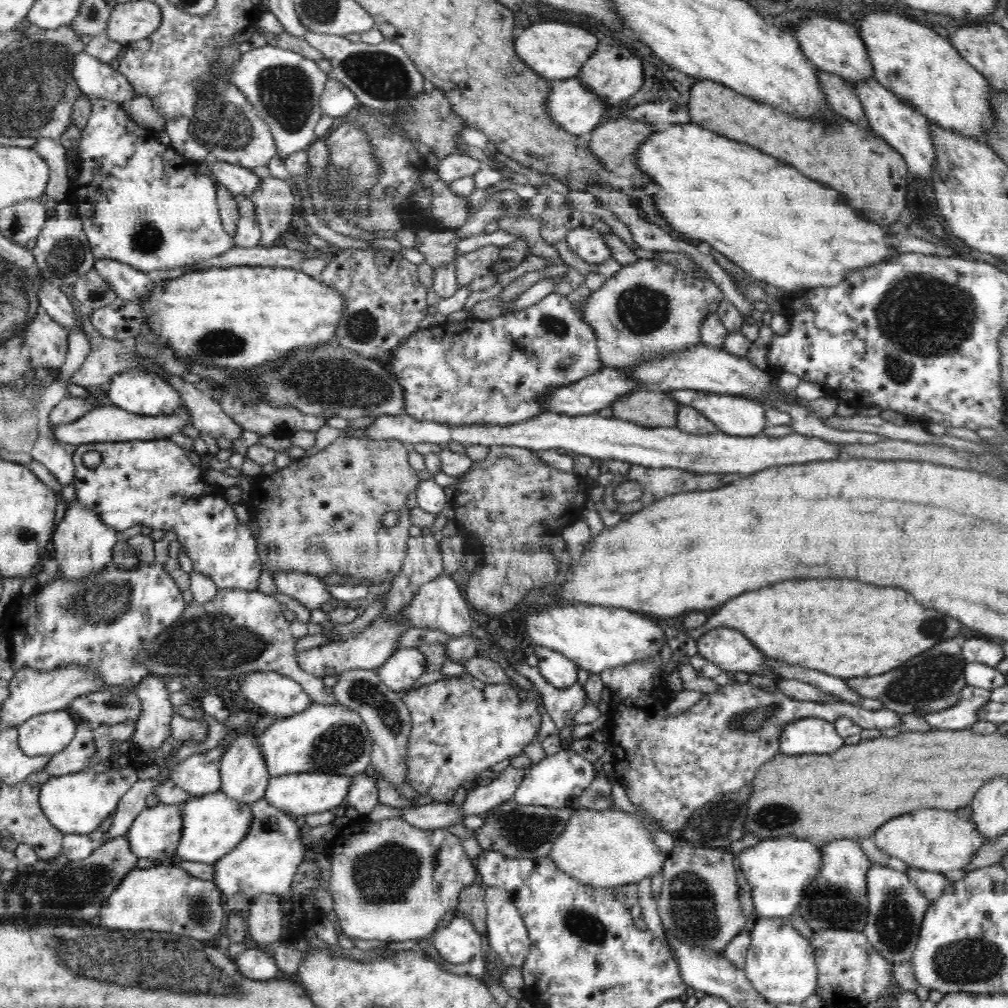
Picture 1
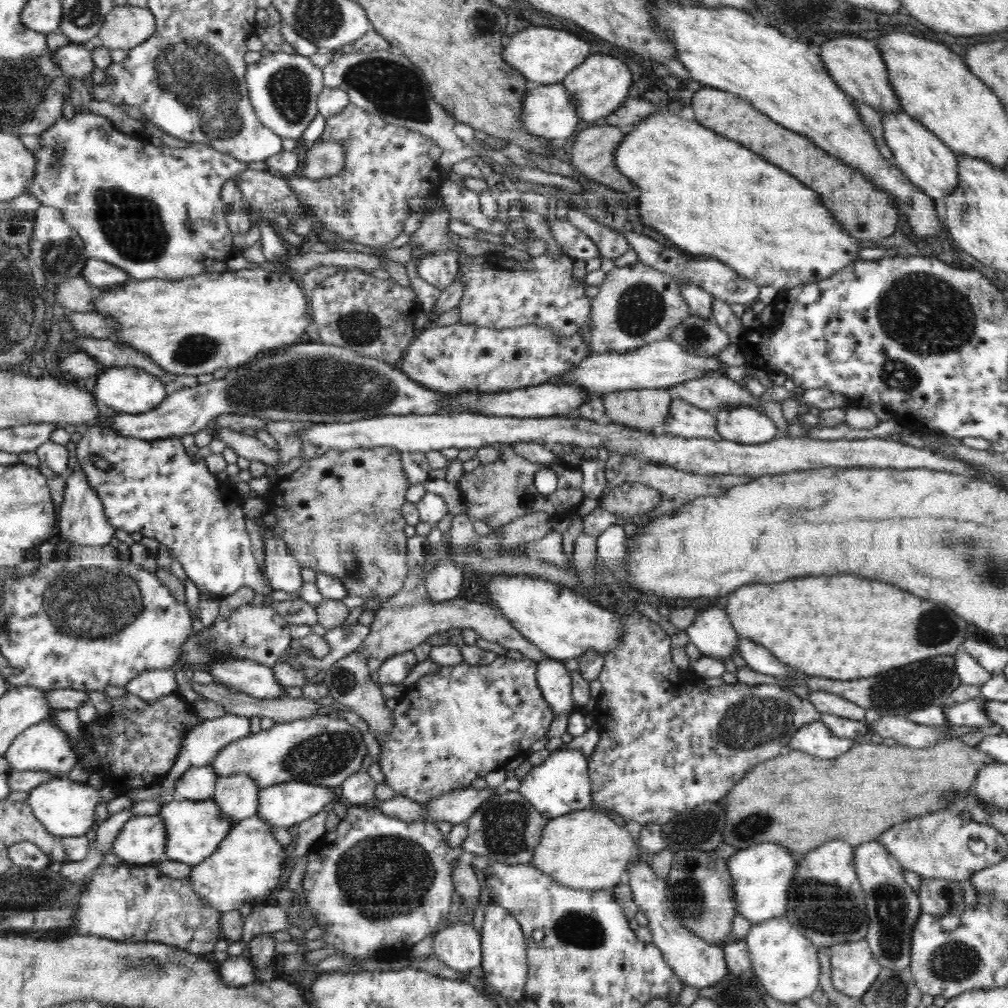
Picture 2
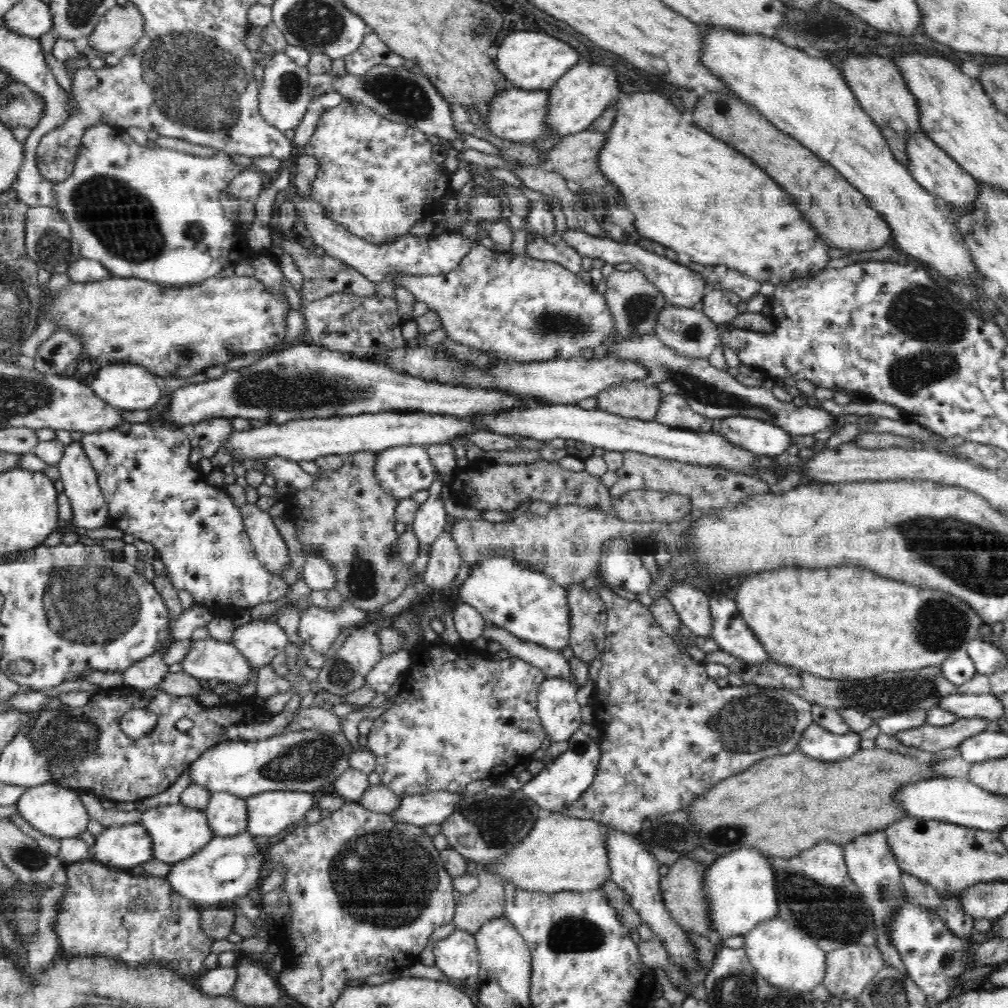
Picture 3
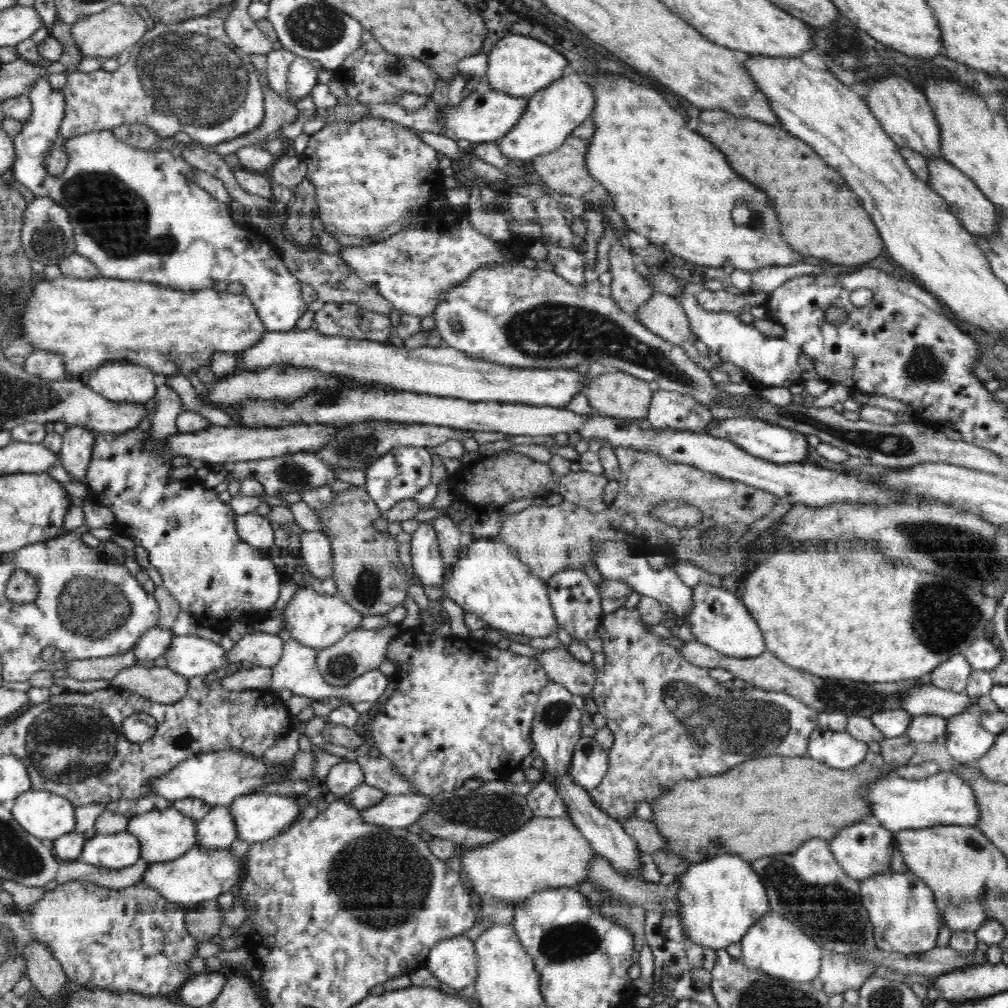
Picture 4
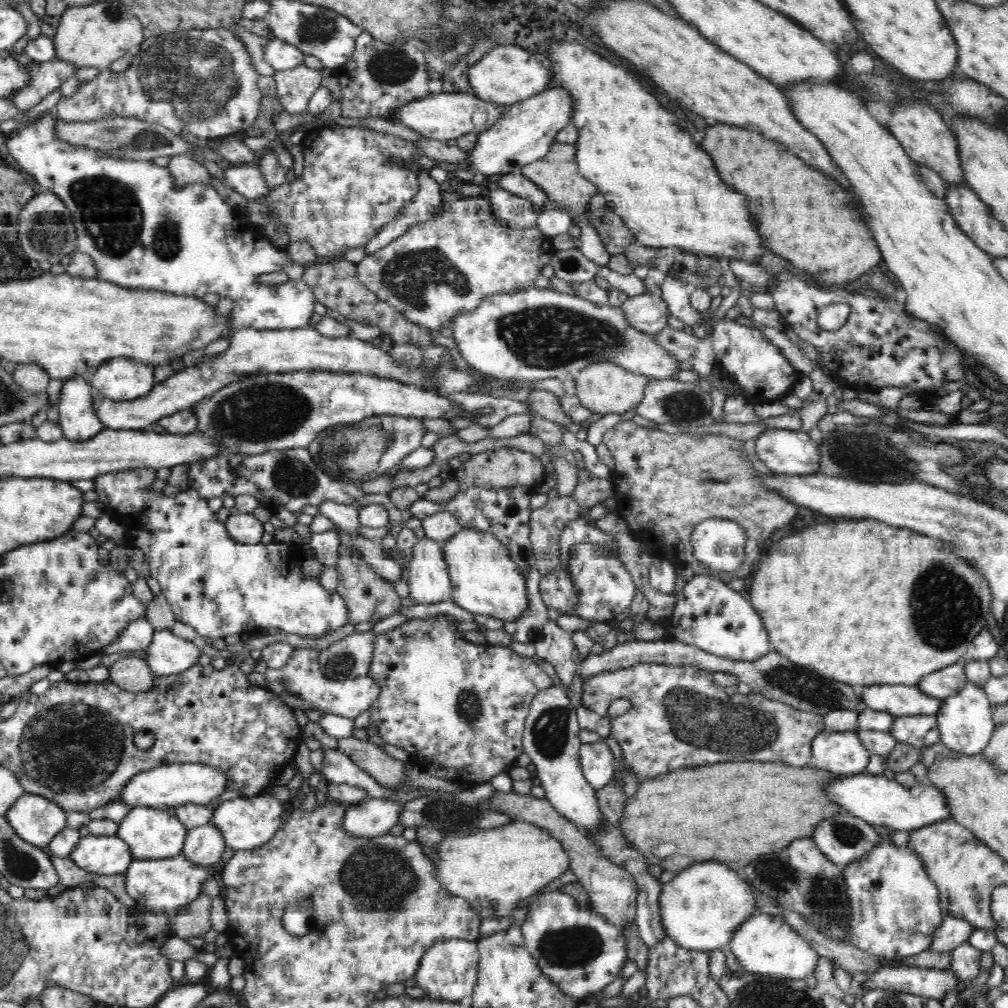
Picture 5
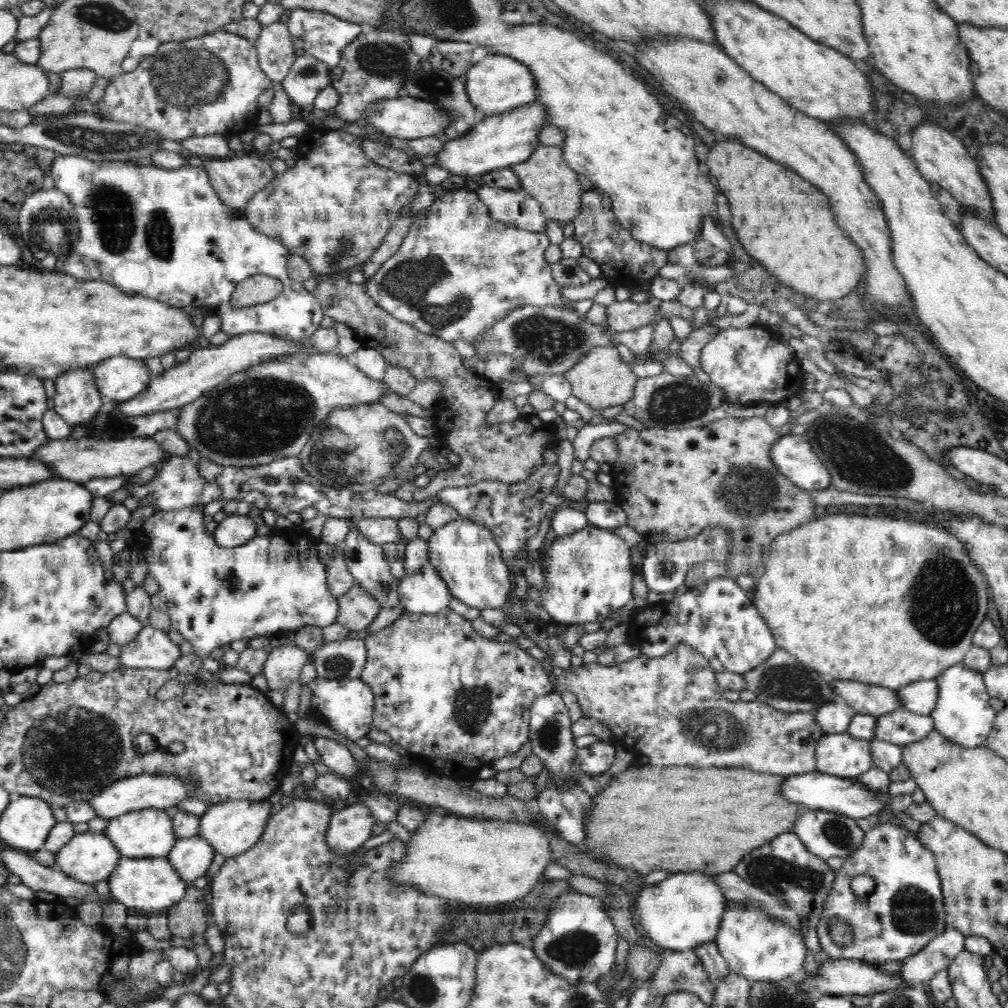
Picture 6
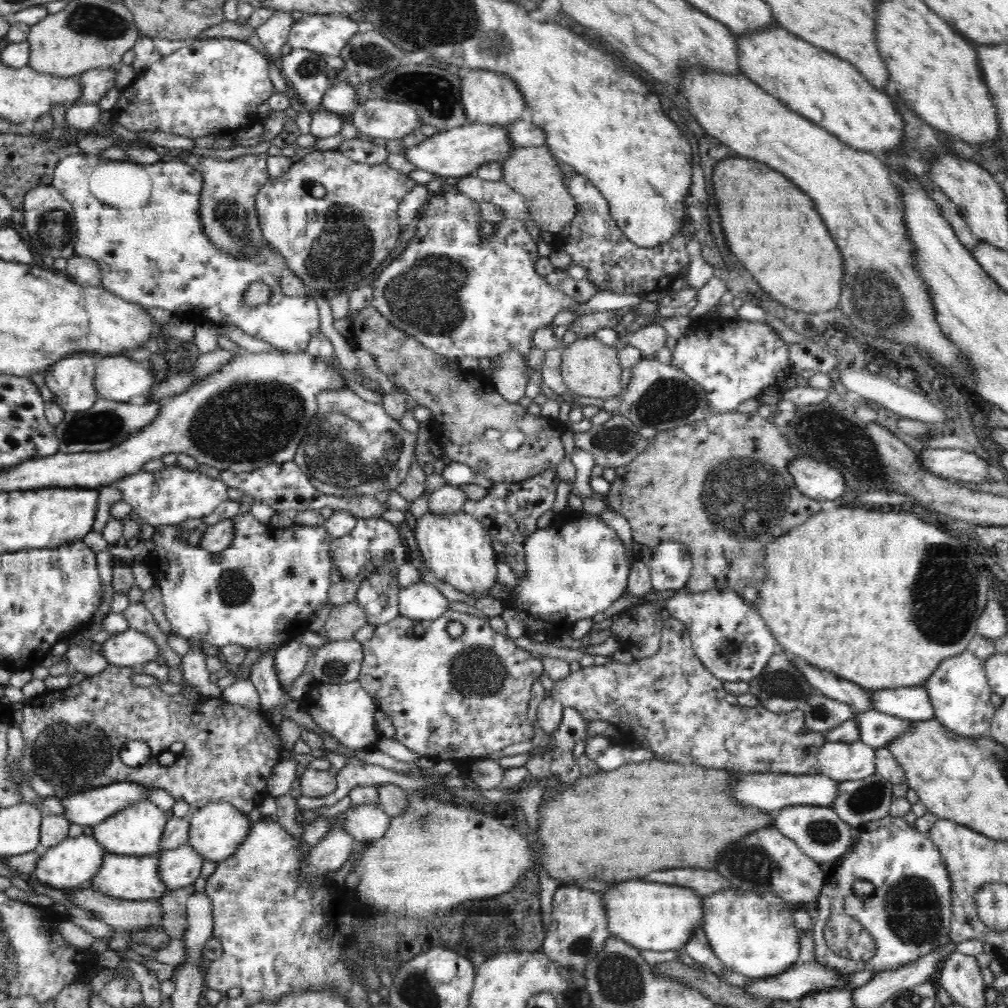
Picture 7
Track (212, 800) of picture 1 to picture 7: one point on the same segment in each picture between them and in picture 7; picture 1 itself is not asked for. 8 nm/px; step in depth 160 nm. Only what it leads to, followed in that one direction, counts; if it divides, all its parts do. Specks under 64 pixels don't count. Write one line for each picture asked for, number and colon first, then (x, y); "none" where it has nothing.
2: (195, 828)
3: (177, 831)
4: (164, 835)
5: (151, 833)
6: (146, 833)
7: (136, 830)

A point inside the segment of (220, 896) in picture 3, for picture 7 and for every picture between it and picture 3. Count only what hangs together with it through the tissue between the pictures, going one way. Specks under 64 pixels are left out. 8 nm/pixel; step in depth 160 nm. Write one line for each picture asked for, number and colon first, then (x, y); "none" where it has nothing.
4: (198, 877)
5: (167, 884)
6: (150, 884)
7: (129, 877)

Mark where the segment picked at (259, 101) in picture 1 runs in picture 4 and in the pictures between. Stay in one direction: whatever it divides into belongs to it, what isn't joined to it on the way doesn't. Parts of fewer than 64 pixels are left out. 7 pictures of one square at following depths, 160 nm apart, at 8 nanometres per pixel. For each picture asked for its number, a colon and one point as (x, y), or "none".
2: (284, 88)
3: (284, 93)
4: (278, 61)

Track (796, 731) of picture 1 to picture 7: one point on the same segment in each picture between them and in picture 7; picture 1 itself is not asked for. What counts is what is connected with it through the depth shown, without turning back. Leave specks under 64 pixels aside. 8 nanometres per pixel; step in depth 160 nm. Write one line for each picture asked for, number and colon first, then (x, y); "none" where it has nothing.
2: (815, 738)
3: (817, 742)
4: (841, 750)
5: (842, 753)
6: (839, 754)
7: (841, 761)

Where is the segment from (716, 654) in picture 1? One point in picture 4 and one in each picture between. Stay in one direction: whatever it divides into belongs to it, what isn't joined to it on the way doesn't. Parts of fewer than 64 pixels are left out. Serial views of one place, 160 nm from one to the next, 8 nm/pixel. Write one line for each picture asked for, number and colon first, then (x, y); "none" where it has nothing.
2: (713, 634)
3: (692, 605)
4: (665, 585)

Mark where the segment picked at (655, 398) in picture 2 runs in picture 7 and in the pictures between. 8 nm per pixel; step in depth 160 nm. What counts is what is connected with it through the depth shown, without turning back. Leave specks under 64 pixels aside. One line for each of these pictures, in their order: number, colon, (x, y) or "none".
3: (640, 400)
4: (616, 393)
5: (604, 387)
6: (600, 379)
7: (589, 367)

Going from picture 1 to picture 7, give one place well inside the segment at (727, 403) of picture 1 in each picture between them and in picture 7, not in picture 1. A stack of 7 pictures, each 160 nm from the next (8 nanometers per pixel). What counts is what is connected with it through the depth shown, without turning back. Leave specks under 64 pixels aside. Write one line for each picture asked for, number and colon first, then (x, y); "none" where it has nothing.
2: (744, 424)
3: (761, 438)
4: (774, 443)
5: (783, 451)
6: (792, 454)
7: (817, 480)

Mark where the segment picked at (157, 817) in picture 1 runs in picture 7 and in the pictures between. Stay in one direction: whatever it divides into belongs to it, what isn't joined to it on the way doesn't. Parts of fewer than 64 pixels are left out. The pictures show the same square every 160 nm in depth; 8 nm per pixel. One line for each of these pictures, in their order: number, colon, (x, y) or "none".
2: (142, 840)
3: (126, 847)
4: (122, 849)
5: (103, 855)
6: (88, 857)
7: (71, 862)

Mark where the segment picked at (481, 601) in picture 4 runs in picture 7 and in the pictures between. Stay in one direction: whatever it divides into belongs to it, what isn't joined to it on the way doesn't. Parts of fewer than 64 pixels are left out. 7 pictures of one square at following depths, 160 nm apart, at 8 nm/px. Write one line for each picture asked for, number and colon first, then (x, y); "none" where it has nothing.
5: (485, 580)
6: (465, 554)
7: (456, 547)

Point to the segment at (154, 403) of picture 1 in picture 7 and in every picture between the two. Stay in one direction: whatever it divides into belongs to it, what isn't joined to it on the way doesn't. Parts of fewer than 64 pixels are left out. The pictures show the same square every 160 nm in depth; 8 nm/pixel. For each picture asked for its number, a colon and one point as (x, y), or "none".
2: (131, 390)
3: (128, 387)
4: (120, 381)
5: (120, 379)
6: (120, 378)
7: (118, 378)

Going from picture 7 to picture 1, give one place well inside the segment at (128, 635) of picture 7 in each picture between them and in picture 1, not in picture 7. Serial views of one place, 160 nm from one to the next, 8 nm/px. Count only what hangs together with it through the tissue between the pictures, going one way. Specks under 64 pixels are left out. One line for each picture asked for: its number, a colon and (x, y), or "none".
1: (275, 694)
2: (253, 679)
3: (208, 659)
4: (190, 656)
5: (168, 654)
6: (152, 648)

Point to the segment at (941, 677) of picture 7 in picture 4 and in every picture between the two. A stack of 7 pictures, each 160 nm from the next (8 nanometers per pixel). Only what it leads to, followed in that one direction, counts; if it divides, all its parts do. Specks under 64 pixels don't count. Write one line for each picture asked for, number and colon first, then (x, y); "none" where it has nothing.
4: (966, 741)
5: (965, 724)
6: (962, 714)

